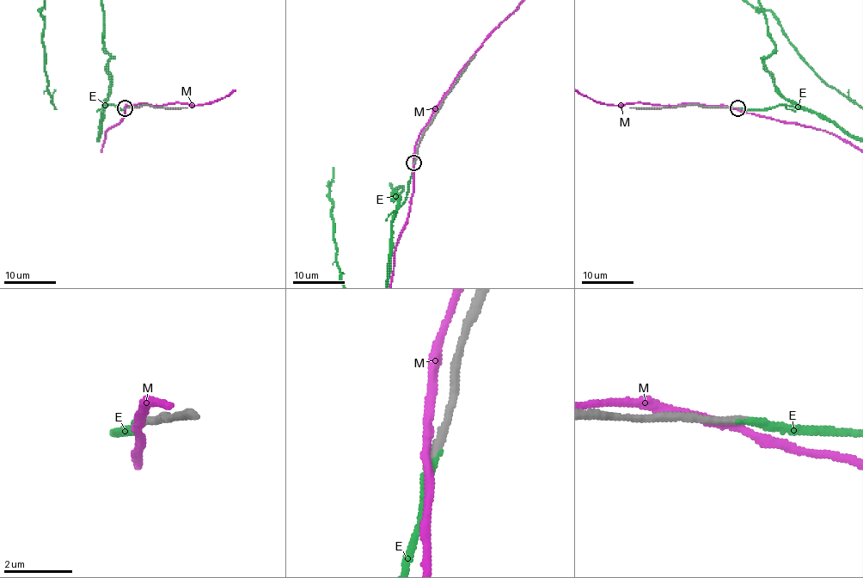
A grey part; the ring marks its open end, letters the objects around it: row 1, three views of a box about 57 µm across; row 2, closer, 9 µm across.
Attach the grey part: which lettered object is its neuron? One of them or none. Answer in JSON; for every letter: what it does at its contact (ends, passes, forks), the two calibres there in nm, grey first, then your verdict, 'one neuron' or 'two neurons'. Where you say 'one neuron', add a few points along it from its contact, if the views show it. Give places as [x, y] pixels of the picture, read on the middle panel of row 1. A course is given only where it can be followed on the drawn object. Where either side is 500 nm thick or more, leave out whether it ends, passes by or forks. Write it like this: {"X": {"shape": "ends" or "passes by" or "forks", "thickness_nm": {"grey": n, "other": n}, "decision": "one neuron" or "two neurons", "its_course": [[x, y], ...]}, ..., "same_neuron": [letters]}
{"E": {"shape": "ends", "thickness_nm": {"grey": 240, "other": 240}, "decision": "one neuron"}, "M": {"shape": "passes by", "thickness_nm": {"grey": 280, "other": 240}, "decision": "two neurons"}, "same_neuron": ["E"]}

